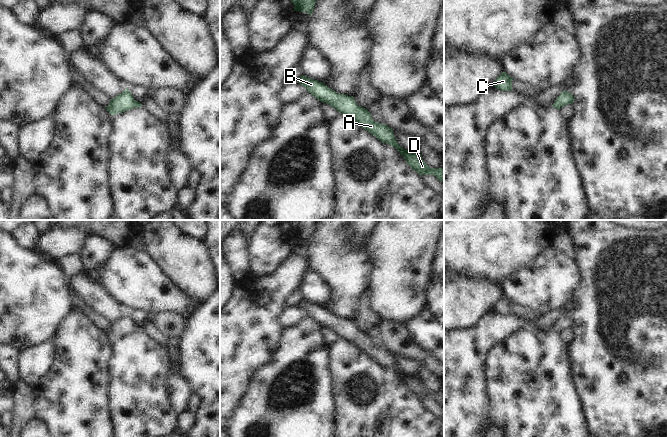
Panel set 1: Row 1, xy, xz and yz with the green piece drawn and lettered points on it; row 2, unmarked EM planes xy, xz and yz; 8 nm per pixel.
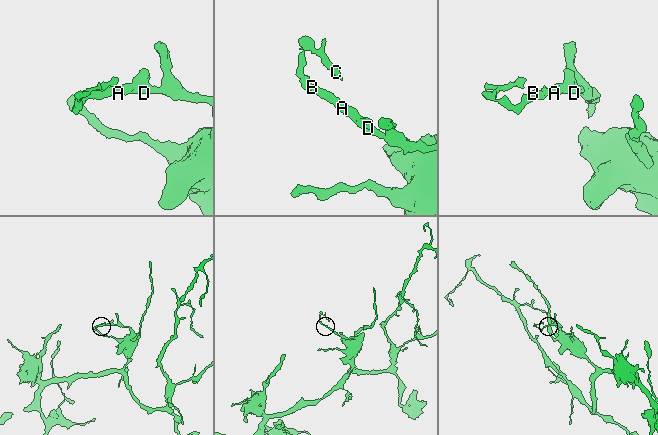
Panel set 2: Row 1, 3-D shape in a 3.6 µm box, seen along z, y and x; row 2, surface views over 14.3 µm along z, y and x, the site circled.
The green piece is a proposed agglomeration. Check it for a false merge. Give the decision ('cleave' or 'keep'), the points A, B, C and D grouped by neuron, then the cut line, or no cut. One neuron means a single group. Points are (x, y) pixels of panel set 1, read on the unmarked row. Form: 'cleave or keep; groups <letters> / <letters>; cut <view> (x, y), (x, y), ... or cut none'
keep; groups A B C D; cut none

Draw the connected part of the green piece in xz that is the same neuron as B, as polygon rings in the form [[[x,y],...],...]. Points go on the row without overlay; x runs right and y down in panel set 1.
[[[304,299],[297,305],[306,314],[316,321],[320,326],[324,326],[334,331],[338,336],[351,341],[360,351],[375,360],[382,367],[386,367],[396,372],[404,381],[407,388],[419,399],[434,399],[444,408],[444,393],[430,392],[423,384],[421,378],[412,374],[403,373],[396,365],[393,353],[386,348],[375,346],[371,337],[364,331],[358,330],[353,320],[336,317],[323,306],[310,303]]]

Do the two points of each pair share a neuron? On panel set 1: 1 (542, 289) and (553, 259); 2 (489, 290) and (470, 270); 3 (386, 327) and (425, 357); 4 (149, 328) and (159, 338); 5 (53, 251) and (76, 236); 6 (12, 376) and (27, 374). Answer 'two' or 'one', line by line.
1: one
2: two
3: one
4: one
5: one
6: two

